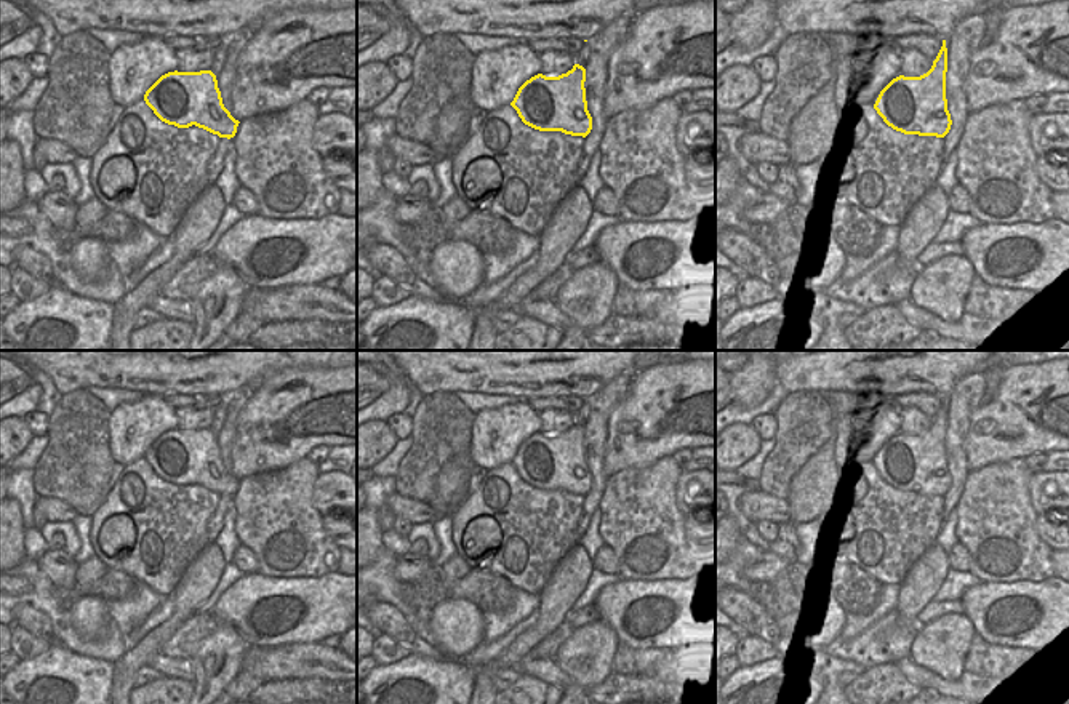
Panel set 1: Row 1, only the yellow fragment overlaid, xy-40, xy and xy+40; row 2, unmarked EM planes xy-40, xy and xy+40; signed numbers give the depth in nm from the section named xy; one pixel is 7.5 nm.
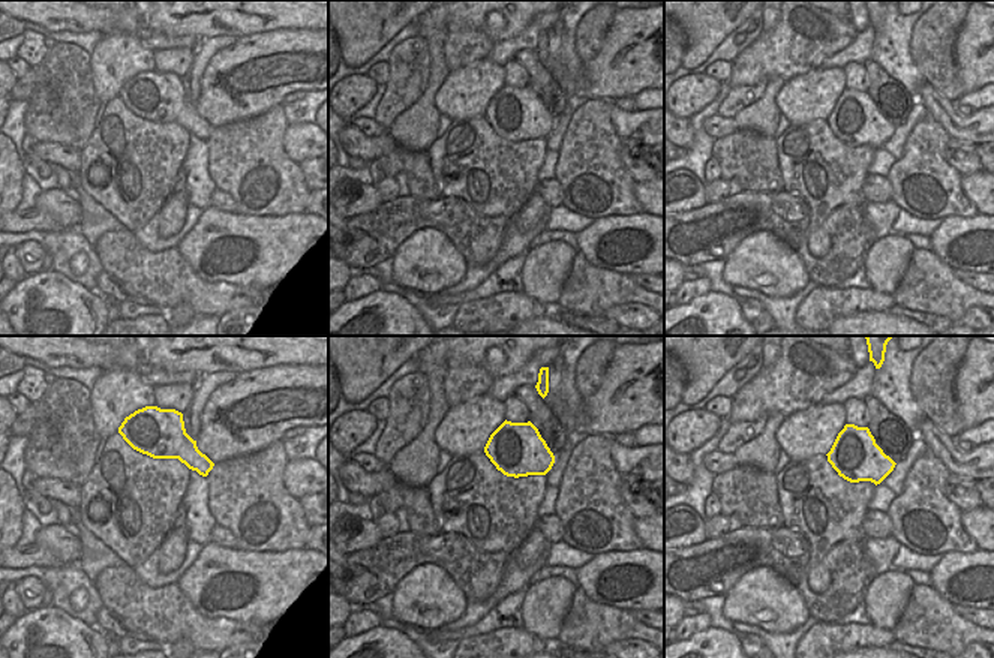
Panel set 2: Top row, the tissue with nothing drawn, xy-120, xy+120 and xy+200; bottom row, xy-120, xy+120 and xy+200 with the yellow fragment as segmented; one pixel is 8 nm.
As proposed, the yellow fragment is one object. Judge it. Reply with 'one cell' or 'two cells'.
one cell

